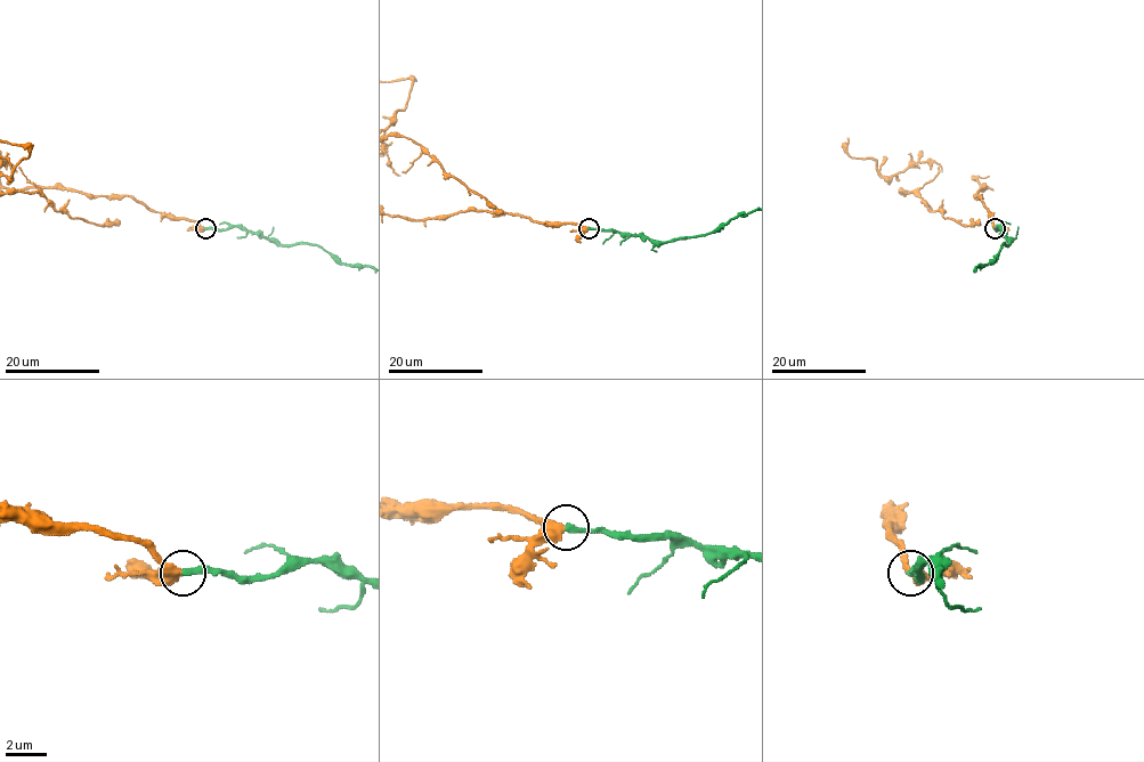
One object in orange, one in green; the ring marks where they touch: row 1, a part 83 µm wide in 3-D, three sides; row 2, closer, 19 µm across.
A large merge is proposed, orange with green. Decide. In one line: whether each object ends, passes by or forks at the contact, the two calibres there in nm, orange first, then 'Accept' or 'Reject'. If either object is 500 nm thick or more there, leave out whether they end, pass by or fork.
At the ring orange passes by. At the ring green ends. Thickness 440 nm (orange) against 300 nm. Accept

